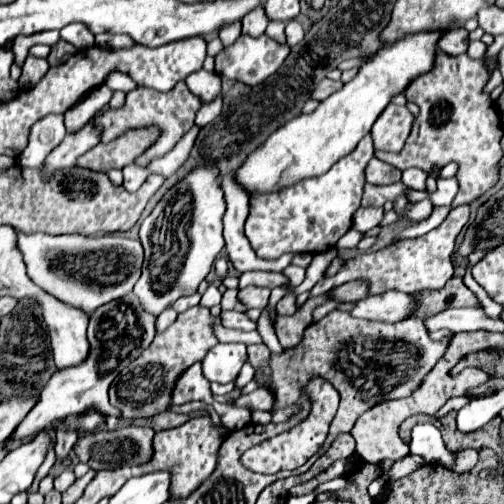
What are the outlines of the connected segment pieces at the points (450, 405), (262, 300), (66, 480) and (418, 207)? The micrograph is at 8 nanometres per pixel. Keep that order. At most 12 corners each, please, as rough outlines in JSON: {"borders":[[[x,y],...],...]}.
{"borders":[[[464,396],[450,398],[435,413],[442,418],[452,410],[458,411],[470,401]],[[241,288],[237,298],[247,308],[263,310],[271,290]],[[72,470],[54,478],[54,489],[64,493],[76,480]],[[425,199],[408,210],[407,216],[421,222],[431,215],[431,201]]]}

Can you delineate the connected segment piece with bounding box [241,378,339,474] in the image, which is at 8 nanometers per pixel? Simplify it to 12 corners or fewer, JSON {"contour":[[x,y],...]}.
{"contour":[[321,378],[307,386],[311,414],[249,448],[243,466],[277,474],[303,466],[323,444],[339,406]]}

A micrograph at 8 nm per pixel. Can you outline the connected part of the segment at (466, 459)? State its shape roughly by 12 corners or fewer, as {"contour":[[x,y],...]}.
{"contour":[[475,450],[455,454],[453,472],[469,472],[477,464]]}

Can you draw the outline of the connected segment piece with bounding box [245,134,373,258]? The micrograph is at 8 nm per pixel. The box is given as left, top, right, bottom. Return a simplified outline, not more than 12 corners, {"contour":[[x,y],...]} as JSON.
{"contour":[[367,134],[321,176],[251,194],[261,258],[317,254],[361,204]]}

